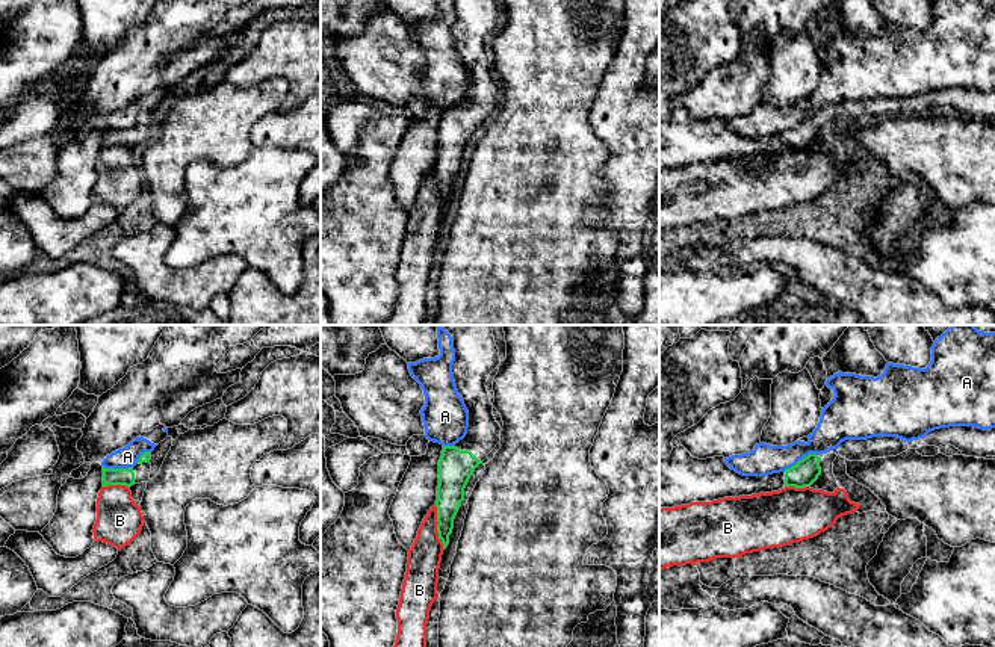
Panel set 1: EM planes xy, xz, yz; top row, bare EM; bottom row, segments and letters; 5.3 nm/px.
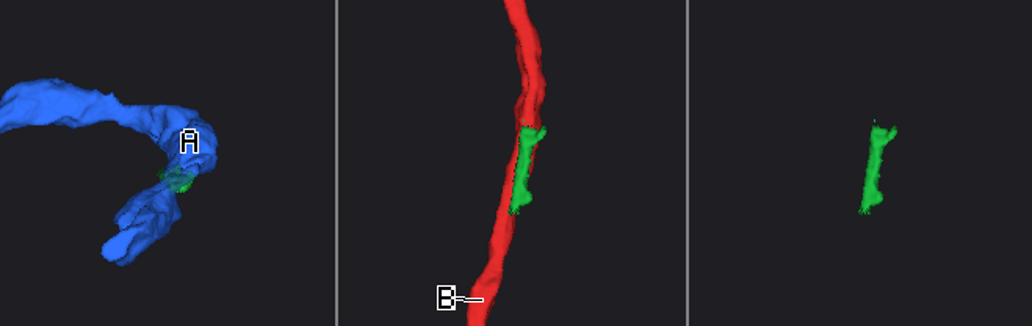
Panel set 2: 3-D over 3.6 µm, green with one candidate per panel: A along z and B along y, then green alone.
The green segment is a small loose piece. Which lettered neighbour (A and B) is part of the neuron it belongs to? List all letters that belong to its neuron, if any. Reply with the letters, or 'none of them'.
none of them

